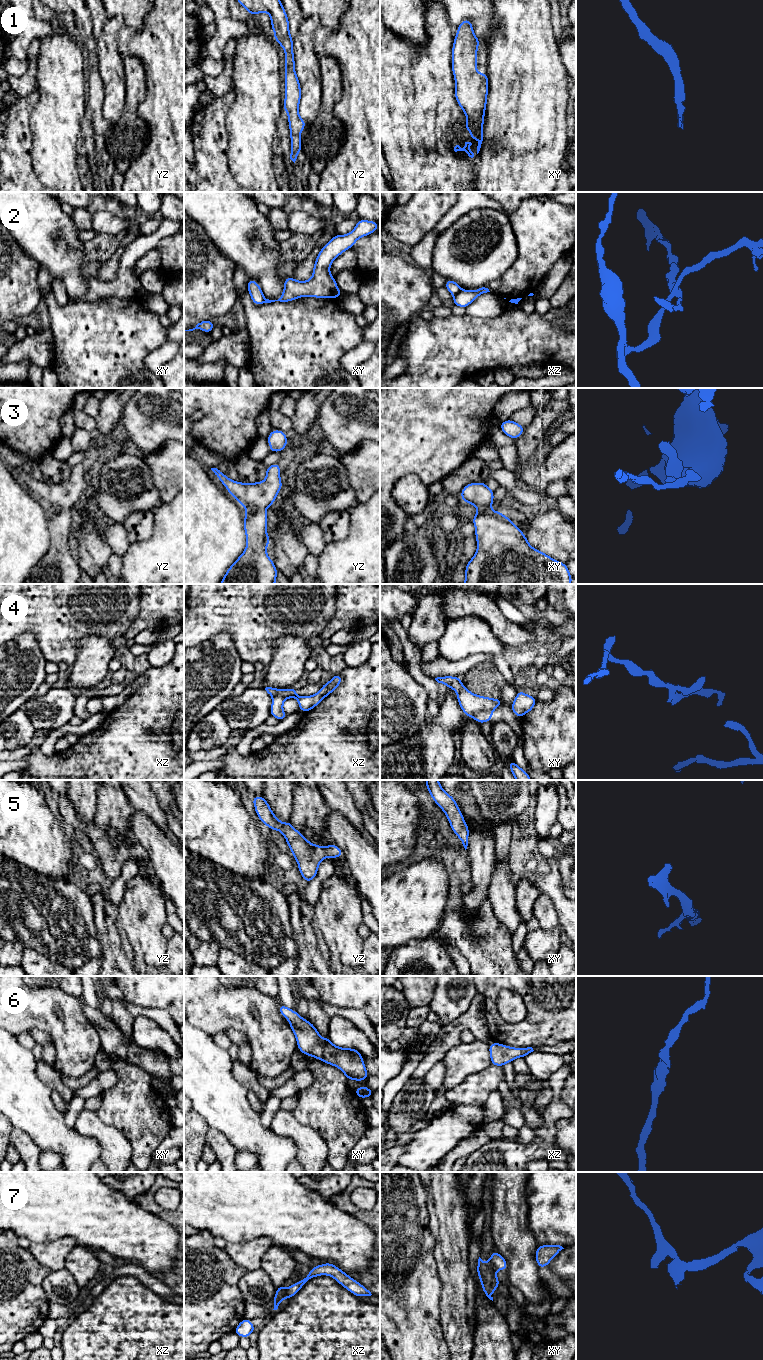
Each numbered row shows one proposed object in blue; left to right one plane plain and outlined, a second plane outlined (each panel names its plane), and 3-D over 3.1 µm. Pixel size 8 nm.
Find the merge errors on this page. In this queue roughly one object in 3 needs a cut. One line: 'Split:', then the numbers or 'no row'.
Split: 2, 4

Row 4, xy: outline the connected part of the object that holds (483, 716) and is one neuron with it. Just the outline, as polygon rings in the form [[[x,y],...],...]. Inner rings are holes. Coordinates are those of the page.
[[[480,711],[473,714],[471,717],[480,724],[490,722],[490,719],[493,718],[493,711]]]

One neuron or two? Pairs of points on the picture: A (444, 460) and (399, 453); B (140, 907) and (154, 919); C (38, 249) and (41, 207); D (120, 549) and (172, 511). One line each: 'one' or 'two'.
A: one
B: one
C: one
D: two

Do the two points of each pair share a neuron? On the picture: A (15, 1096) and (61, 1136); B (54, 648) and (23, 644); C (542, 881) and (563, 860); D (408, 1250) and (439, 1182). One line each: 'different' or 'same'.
A: same
B: different
C: different
D: different

